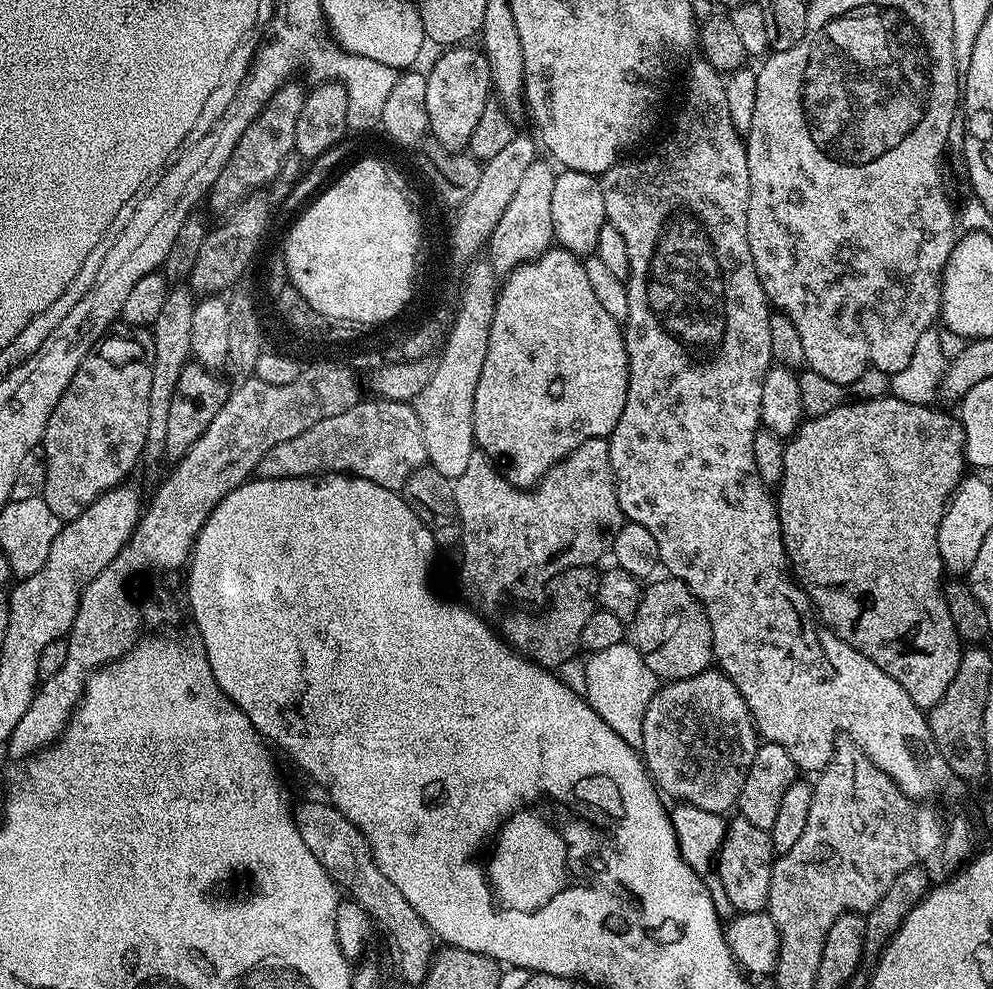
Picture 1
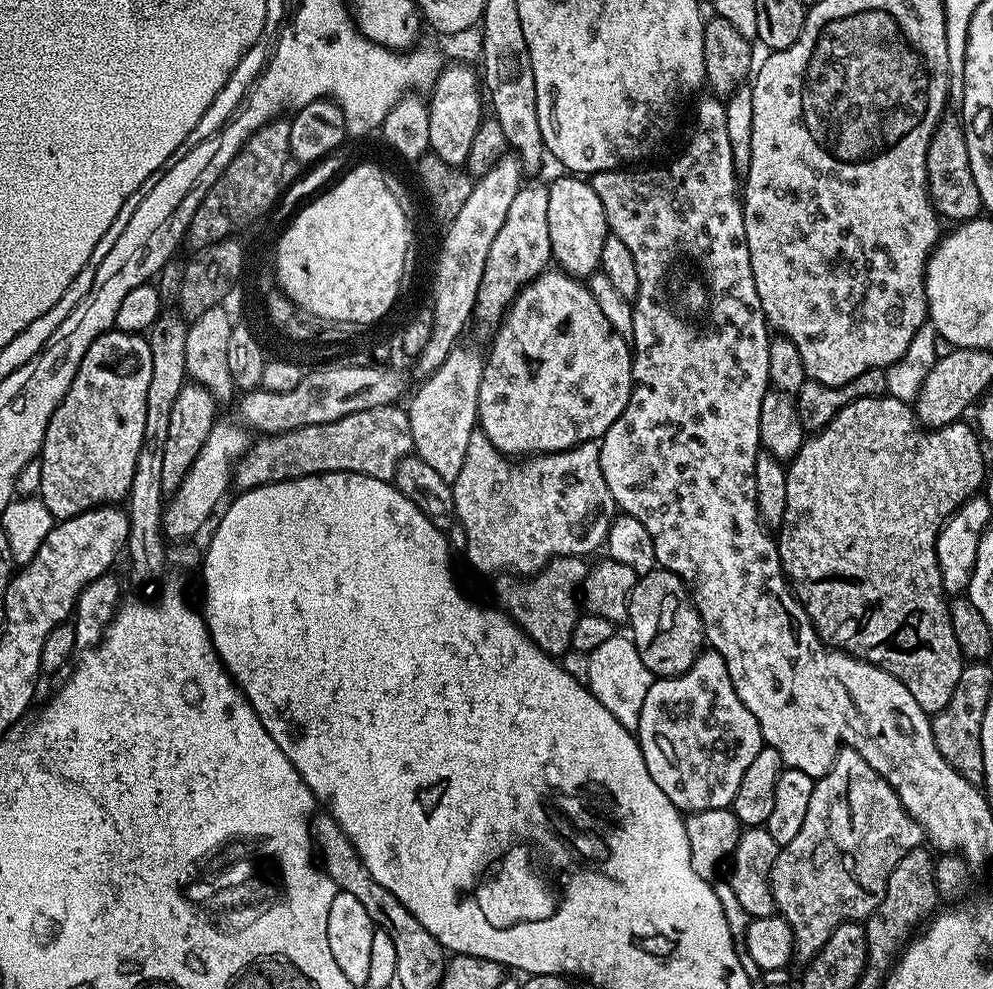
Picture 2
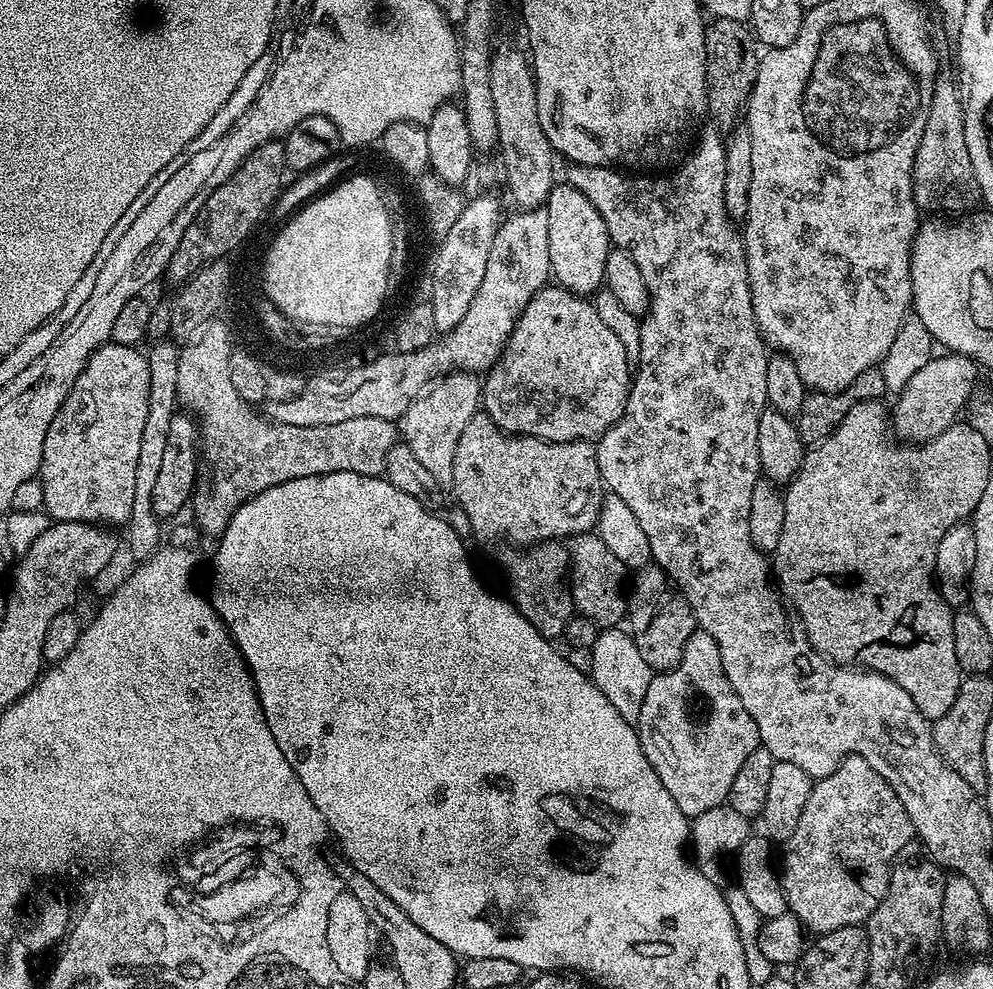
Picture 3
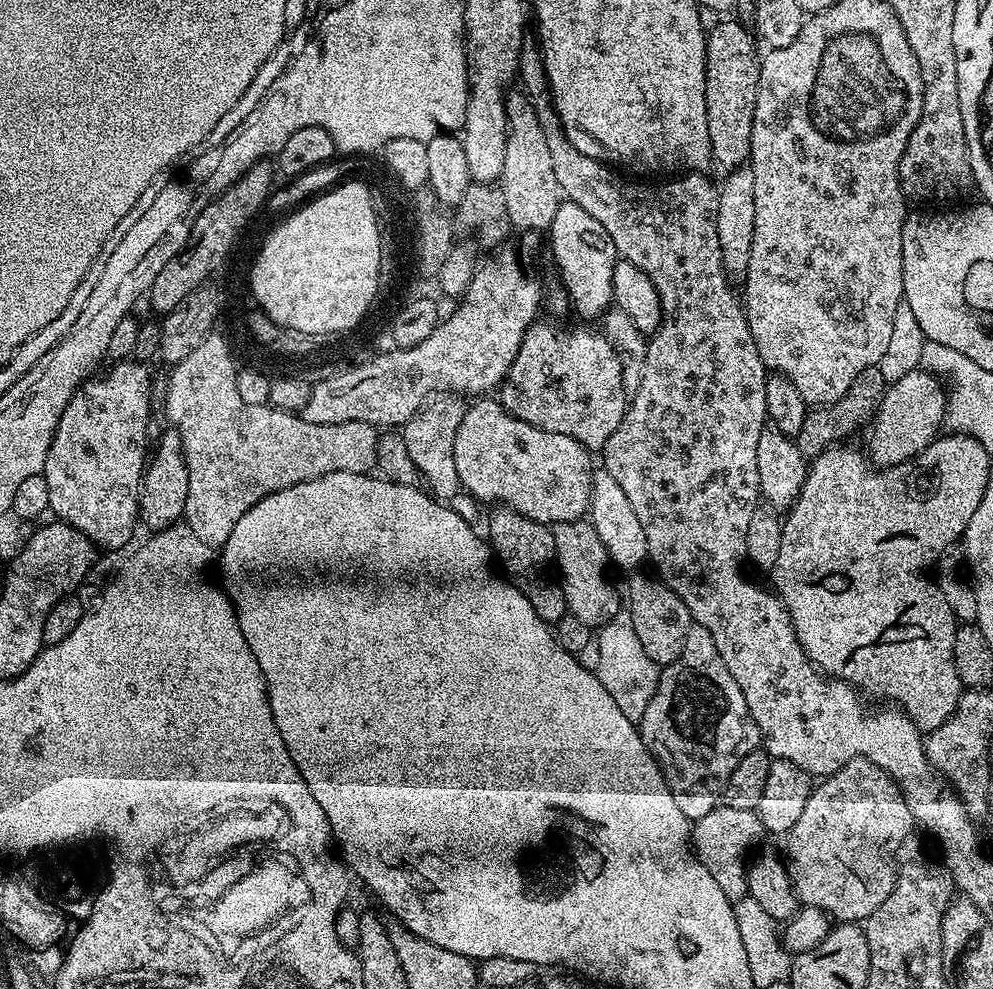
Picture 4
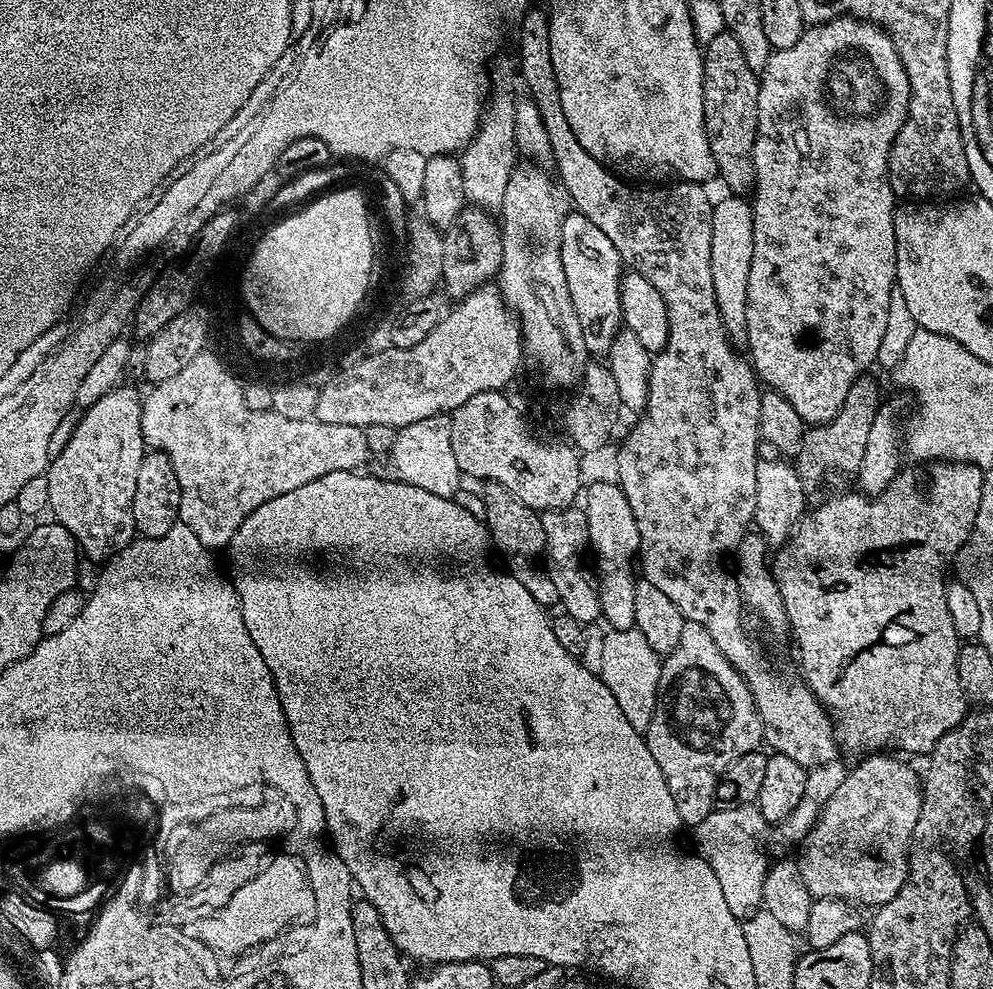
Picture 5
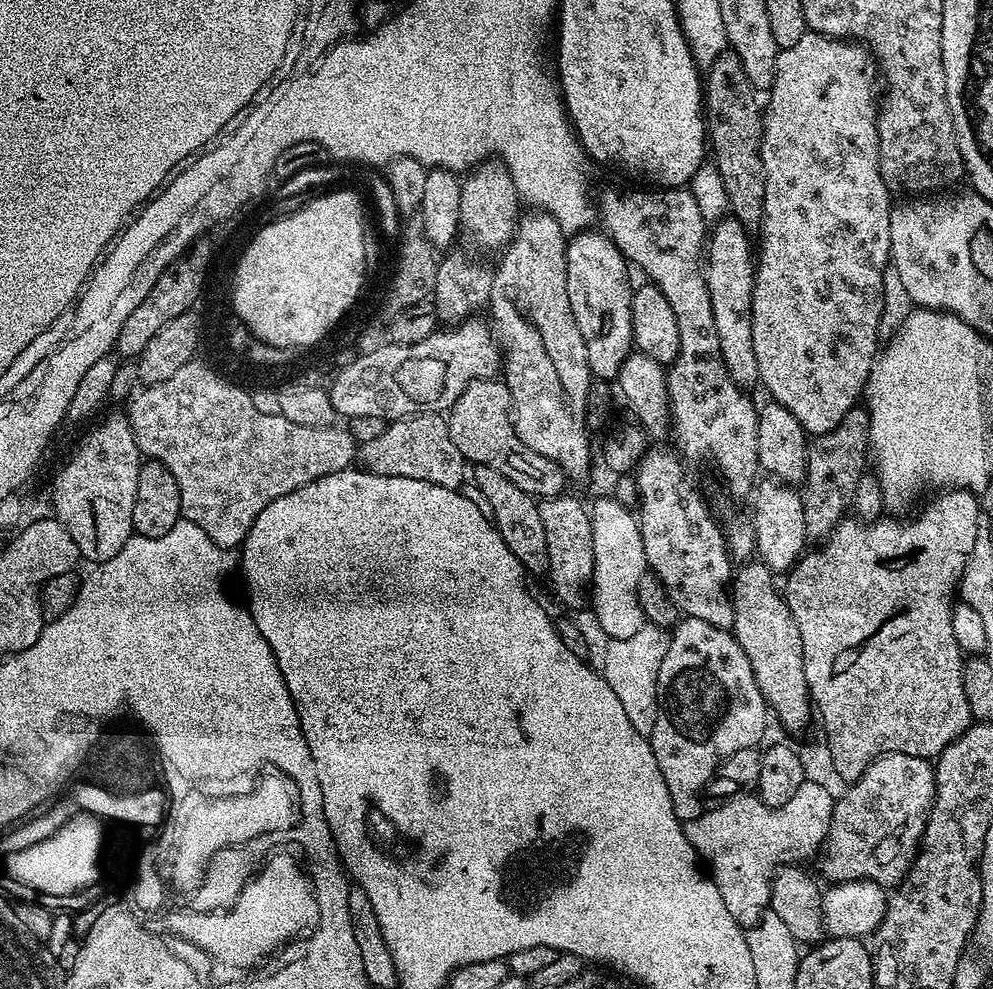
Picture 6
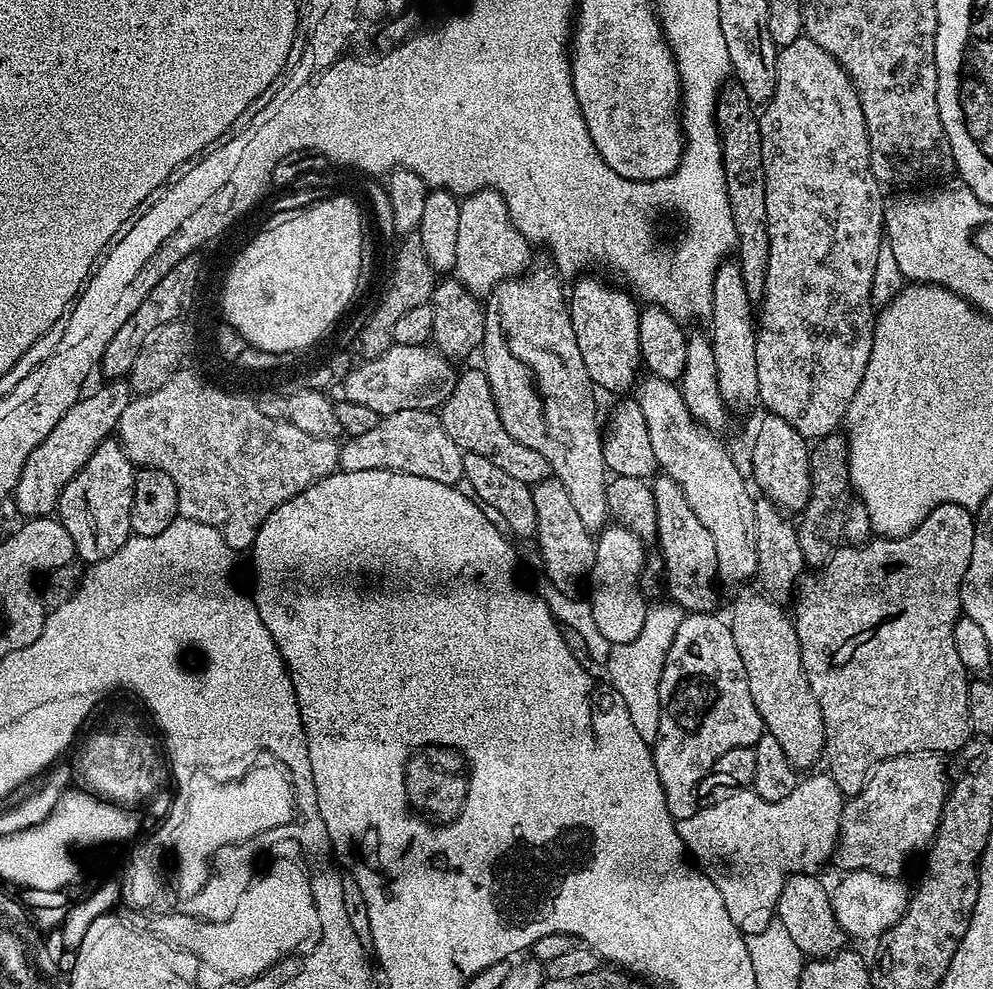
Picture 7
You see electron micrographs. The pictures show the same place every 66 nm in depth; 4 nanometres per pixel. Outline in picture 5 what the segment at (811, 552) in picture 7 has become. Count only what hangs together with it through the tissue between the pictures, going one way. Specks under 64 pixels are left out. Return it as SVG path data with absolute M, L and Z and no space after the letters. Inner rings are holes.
M862 374L850 386L850 394L842 402L842 410L830 422L805 427L800 440L800 448L794 457L798 474L804 479L805 492L812 494L823 480L831 476L855 477L862 466L862 456L866 451L866 438L874 423L876 412L882 405L880 388L872 374Z

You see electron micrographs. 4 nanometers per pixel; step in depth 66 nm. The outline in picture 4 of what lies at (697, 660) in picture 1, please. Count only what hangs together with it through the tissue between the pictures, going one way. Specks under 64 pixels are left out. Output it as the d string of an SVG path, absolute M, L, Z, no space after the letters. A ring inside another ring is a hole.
M632 580L626 592L626 616L632 625L634 634L638 634L638 642L642 642L642 650L656 665L673 664L682 654L682 642L686 642L686 634L694 623L690 610L686 610L686 602L678 598L667 588L663 580Z

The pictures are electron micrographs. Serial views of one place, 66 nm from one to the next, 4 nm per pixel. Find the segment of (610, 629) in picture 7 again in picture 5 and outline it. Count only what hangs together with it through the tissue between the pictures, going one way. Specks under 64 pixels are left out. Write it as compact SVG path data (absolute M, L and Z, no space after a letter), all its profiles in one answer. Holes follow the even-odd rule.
M600 480L589 488L587 485L582 507L586 514L586 526L590 526L591 551L594 553L594 568L598 573L603 623L612 630L626 630L636 622L634 586L638 579L638 568L634 561L640 554L640 535L638 522L634 522L634 510L630 510L630 502L626 502L626 494L619 483L609 480Z

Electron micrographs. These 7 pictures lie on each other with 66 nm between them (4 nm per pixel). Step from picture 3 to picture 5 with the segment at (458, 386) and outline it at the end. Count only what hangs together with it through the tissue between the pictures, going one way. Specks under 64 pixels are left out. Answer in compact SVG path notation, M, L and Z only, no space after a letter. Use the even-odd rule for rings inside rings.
M441 414L422 418L422 422L414 422L399 429L394 438L394 446L386 457L387 479L400 480L404 484L430 490L430 494L455 497L460 488L462 473L458 466L458 458L454 458L454 446L450 446L451 425L451 419Z

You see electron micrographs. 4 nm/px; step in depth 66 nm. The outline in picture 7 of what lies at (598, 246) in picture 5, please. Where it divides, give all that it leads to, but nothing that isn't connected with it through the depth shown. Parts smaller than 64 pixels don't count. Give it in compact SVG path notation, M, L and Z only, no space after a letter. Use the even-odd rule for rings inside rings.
M579 280L570 288L570 311L578 351L582 354L582 362L586 362L586 374L590 374L597 389L605 388L608 392L618 392L616 394L631 393L642 372L637 301L631 295L628 297L626 293L598 282Z

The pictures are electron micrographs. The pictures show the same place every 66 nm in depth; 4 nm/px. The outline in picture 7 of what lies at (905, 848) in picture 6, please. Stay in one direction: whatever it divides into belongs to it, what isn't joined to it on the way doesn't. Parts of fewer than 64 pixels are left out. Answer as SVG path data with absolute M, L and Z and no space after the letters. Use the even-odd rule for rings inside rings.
M936 754L891 756L873 768L866 786L844 806L838 837L838 860L840 856L841 869L857 872L865 868L883 876L897 878L905 875L904 867L911 862L912 855L920 851L923 853L931 845L936 831L940 828L940 819L950 787L949 773L944 773L944 764L940 760L943 759Z

